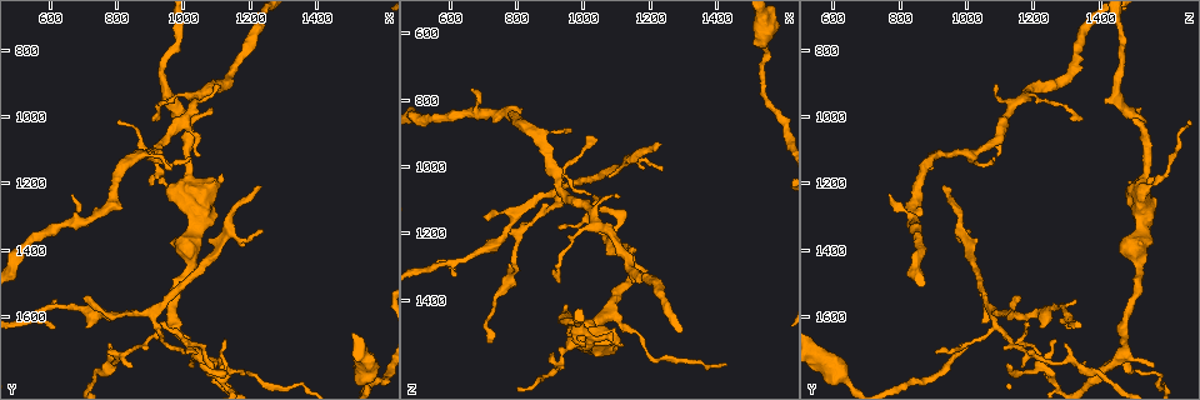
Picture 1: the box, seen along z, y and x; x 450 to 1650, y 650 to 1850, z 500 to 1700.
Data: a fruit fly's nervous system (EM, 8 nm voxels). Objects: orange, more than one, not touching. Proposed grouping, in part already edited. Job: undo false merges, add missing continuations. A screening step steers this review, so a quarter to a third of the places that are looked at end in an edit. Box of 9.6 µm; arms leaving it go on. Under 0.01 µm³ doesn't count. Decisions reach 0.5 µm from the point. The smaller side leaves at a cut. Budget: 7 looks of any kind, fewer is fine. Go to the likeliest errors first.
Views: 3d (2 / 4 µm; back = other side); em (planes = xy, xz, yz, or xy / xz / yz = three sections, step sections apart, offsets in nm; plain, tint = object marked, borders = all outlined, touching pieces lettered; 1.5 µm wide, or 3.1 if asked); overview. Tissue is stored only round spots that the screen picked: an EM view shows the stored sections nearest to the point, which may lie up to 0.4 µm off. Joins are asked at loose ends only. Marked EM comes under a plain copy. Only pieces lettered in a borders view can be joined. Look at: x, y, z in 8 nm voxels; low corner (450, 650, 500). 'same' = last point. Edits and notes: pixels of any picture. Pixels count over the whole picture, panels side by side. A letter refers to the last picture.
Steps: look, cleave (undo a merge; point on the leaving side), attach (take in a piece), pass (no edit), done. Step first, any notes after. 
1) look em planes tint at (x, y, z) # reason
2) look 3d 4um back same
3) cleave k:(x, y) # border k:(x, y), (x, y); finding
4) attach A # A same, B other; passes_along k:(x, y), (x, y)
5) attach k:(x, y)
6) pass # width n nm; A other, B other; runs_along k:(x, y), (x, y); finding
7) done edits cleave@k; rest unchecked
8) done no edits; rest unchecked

look 3d 4um at (1020, 1760, 1560) # tapers out

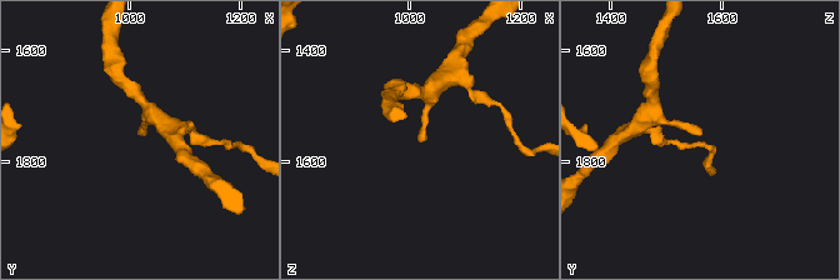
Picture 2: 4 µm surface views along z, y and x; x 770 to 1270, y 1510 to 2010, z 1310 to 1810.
look em planes borders at (1020, 1745, 1565) # shape alone is not enough

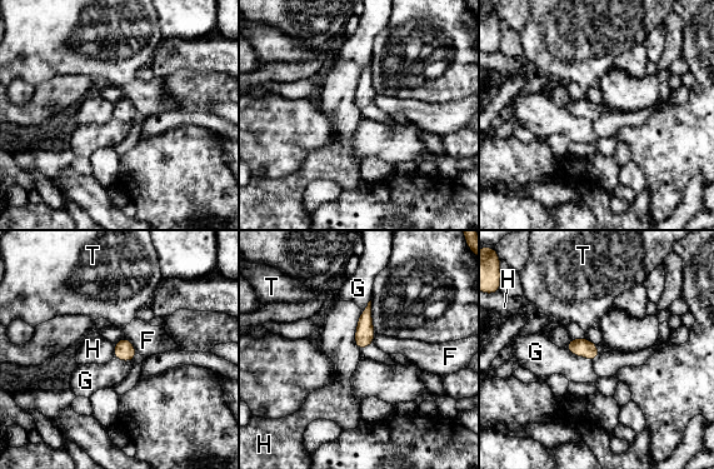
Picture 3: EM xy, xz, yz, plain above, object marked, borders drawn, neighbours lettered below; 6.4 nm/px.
pass # F other, G other, H other, T other; border 3:(362, 313), (355, 332), (359, 349); no lettered piece goes on from it

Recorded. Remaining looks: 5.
look em yz step 8 tint at (700, 1540, 1140) # branch stops here

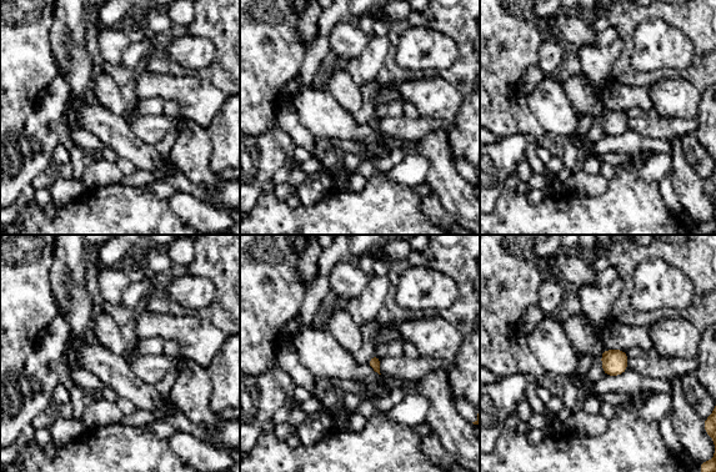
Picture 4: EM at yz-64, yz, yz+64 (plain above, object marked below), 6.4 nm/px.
look em planes borders same

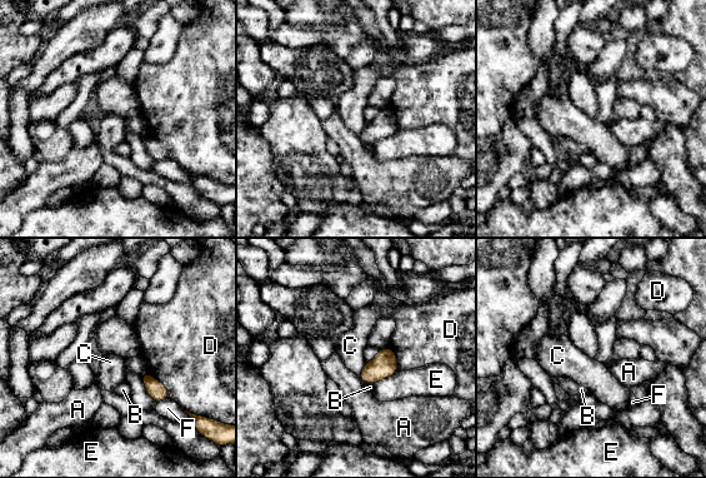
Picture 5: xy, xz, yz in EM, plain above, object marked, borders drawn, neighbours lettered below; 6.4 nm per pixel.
pass # longest_contact D 220 nm; A other, B other, C other, D other, E other, F other; border 5:(366, 363), (359, 374); none of them fits

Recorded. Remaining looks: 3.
look 3d 4um at (1040, 1710, 920) # branch stops here

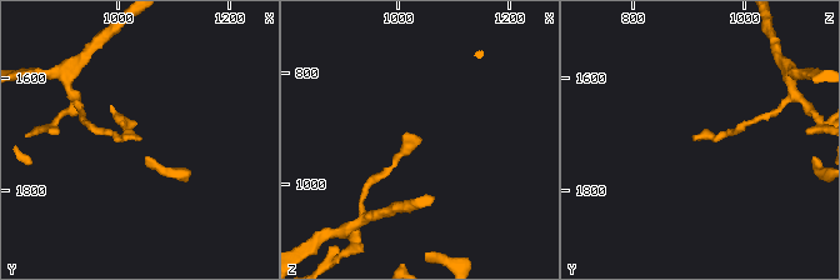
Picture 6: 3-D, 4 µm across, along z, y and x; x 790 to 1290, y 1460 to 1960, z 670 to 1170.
look em planes borders at (1040, 1710, 915) # now the EM

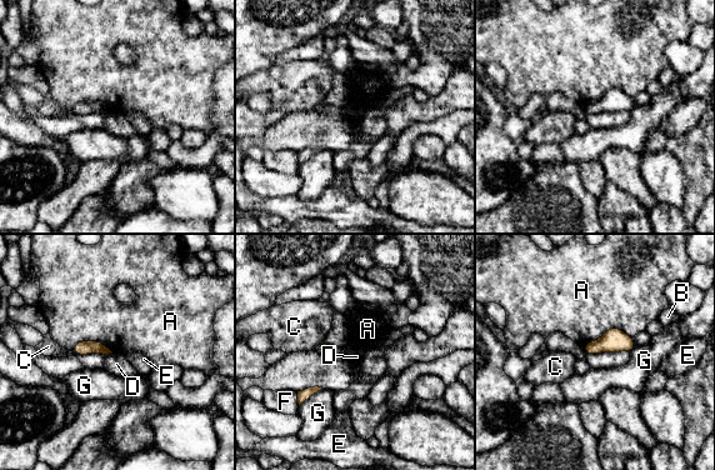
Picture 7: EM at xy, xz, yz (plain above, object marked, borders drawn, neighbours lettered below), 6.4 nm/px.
pass # longest_contact A 320 nm; A other, B other, C other, D other, E other, F other, G other; no lettered piece goes on from it

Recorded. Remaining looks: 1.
done no edits; rest unchecked

